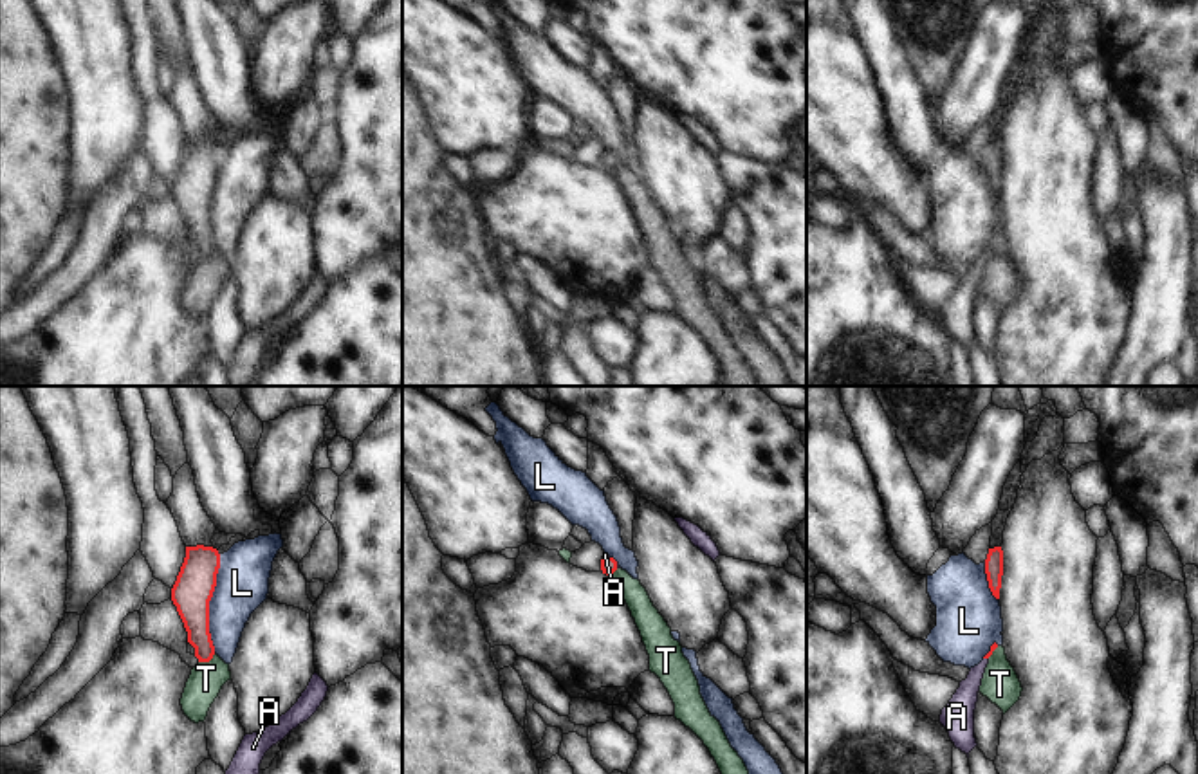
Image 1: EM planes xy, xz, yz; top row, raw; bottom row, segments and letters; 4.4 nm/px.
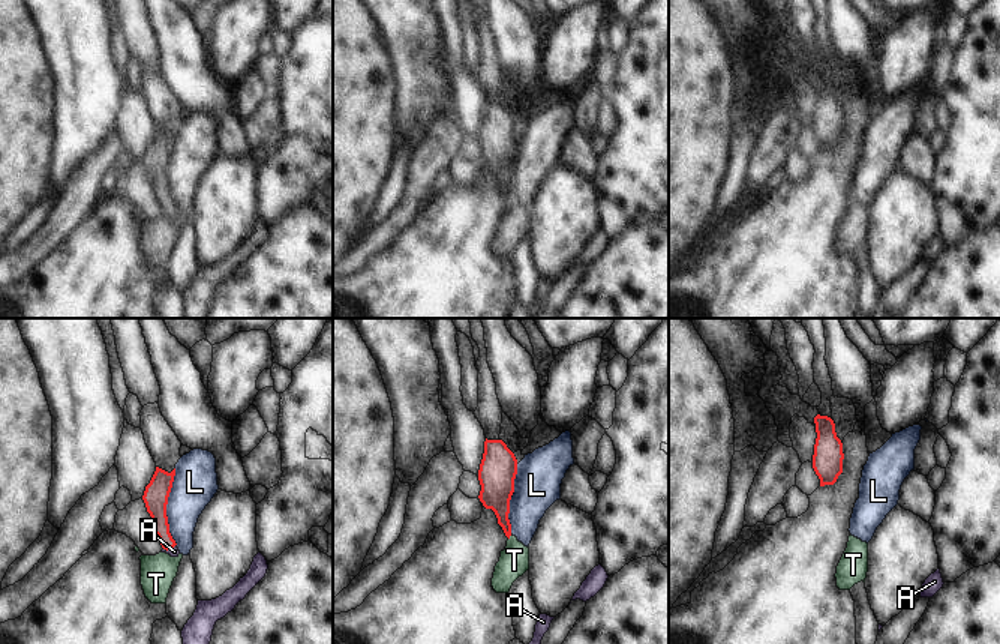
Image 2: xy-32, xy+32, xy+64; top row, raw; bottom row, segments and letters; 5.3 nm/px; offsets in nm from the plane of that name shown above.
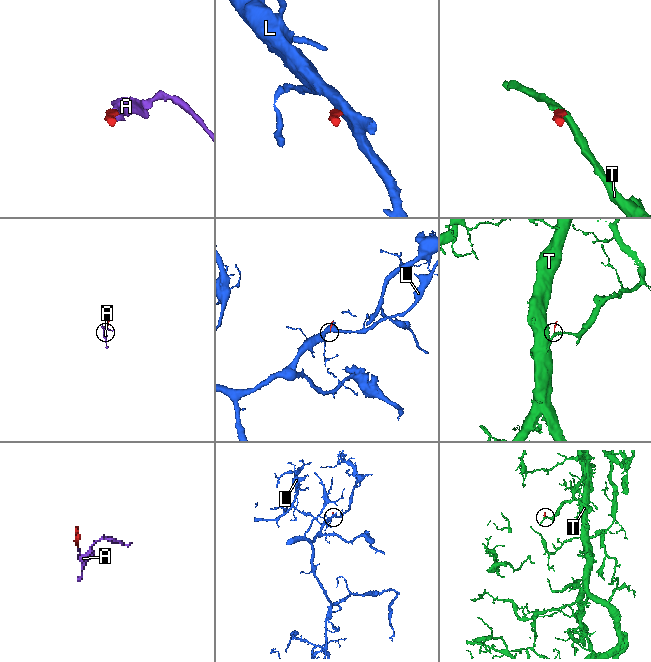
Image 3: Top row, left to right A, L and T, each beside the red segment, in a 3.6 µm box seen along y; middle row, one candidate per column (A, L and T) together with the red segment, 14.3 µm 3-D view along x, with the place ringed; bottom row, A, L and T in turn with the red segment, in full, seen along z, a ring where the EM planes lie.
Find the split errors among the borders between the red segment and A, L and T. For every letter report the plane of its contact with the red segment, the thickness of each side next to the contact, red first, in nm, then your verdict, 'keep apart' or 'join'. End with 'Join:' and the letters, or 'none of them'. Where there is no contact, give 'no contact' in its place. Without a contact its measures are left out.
A: xz | 80/20 nm | join
L: xy | 180/240 nm | keep apart
T: xy | 140/150 nm | keep apart
Join: A

